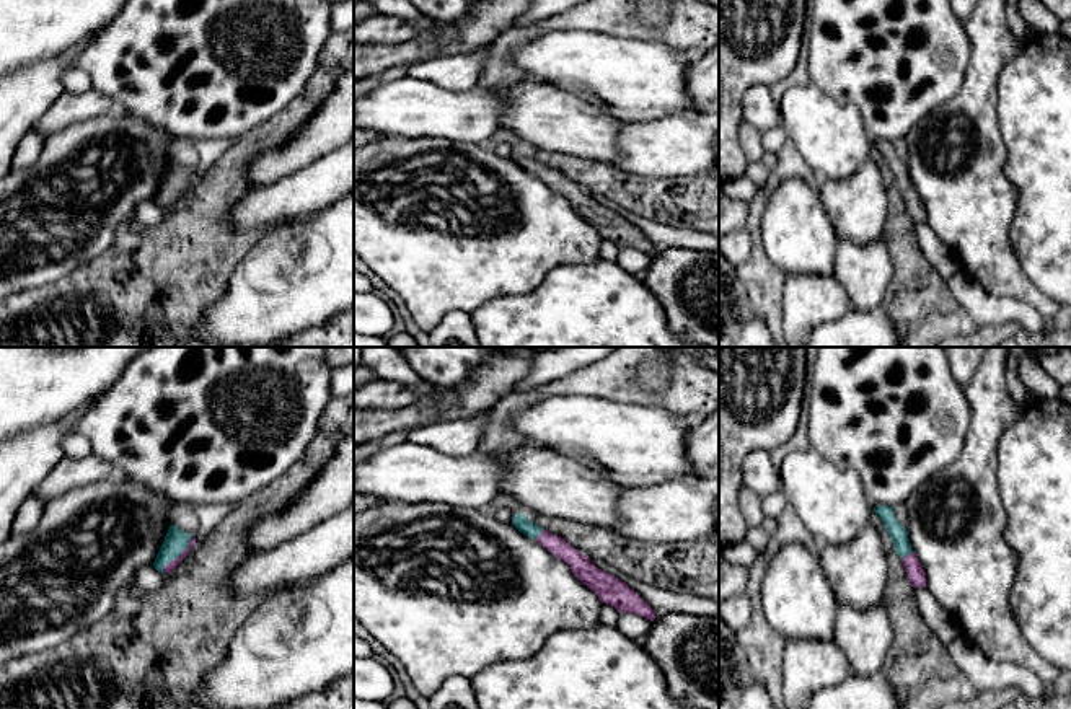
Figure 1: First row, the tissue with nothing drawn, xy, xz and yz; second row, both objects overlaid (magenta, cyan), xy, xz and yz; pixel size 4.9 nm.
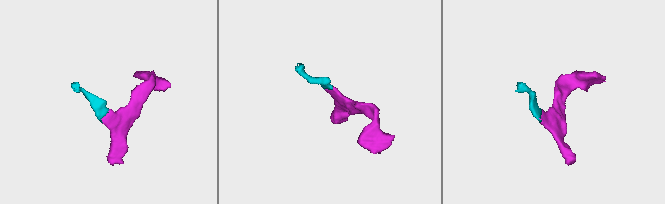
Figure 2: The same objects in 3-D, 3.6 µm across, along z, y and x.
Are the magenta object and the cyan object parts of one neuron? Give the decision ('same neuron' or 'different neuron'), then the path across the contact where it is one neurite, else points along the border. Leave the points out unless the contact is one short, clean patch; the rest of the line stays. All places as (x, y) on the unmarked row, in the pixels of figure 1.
same neuron | across xy (173, 199), (180, 191), (176, 175)

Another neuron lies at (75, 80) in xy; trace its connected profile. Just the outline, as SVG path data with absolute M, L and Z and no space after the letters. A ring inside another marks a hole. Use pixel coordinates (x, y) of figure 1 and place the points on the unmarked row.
M70 68L64 73L64 86L67 91L72 91L72 93L83 93L86 90L91 88L91 78L90 75L82 70L82 68Z

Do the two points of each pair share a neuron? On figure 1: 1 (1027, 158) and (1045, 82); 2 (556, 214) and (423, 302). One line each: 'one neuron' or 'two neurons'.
1: one neuron
2: one neuron

